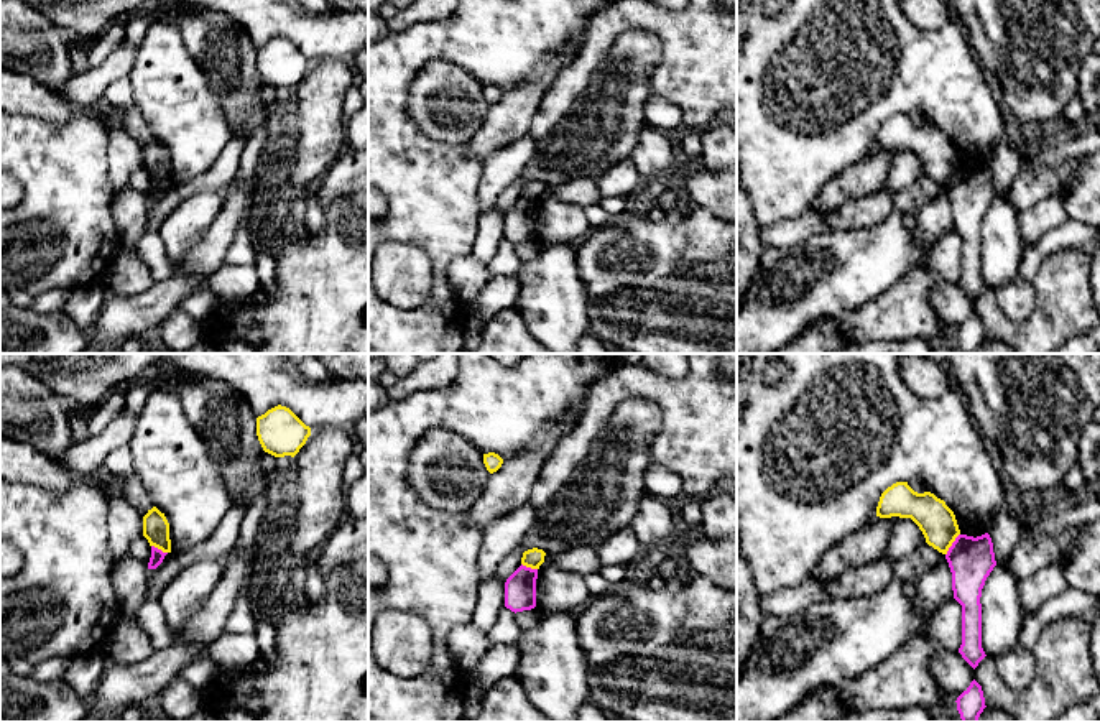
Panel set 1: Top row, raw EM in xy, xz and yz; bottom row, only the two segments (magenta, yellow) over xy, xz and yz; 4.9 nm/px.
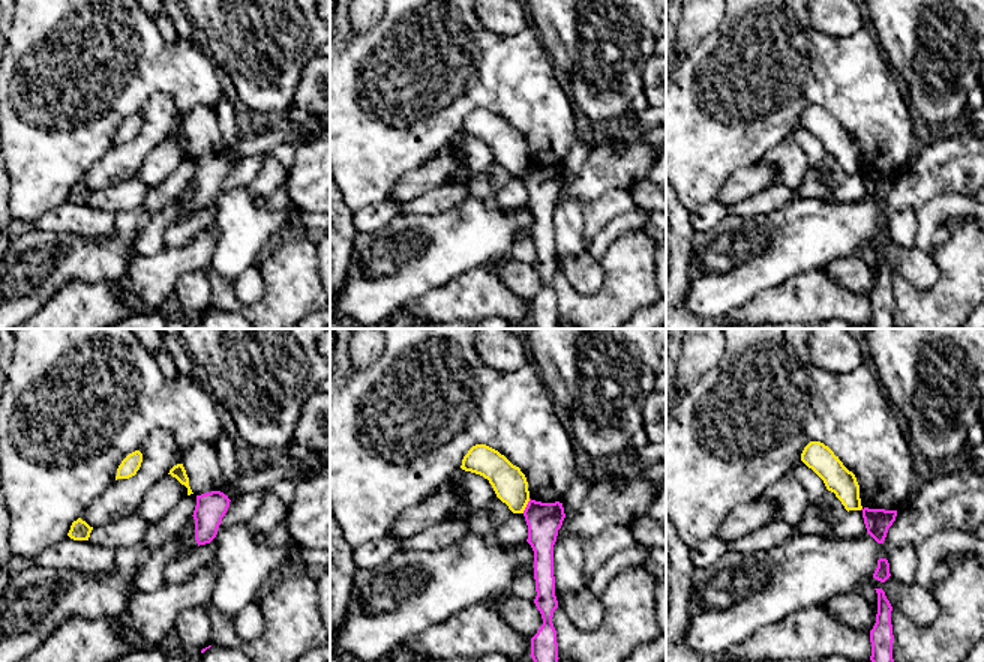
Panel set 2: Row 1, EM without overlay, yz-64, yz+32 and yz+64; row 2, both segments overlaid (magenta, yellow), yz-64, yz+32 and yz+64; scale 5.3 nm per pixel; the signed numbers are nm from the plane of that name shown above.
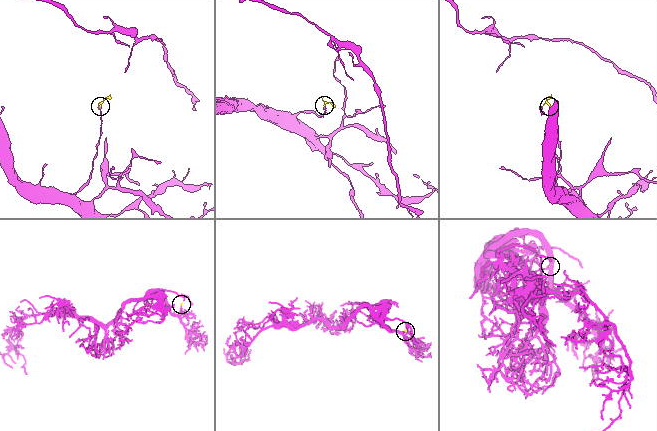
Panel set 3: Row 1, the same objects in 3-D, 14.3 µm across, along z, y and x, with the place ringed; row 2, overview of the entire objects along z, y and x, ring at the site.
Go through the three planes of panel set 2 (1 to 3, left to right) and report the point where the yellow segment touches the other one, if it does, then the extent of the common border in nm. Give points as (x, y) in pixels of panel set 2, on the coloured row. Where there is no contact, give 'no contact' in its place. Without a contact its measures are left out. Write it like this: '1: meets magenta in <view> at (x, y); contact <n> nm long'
1: no contact
2: meets magenta in yz+32 at (527, 506); contact 90 nm long
3: no contact

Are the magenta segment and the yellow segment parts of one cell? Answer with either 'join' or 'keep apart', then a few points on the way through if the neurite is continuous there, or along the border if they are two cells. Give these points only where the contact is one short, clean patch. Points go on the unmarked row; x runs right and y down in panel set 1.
keep apart; border yz (959, 165), (946, 186)

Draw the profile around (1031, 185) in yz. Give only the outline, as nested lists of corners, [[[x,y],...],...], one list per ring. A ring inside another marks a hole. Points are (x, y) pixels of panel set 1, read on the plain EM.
[[[1024,155],[1021,171],[1003,197],[1013,204],[1018,212],[1033,207],[1049,196],[1064,197],[1077,178],[1080,160],[1082,156],[1070,158],[1057,169],[1031,168]]]

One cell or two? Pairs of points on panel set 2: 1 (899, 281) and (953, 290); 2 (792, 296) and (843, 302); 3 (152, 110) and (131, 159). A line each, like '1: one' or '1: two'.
1: one
2: one
3: one

